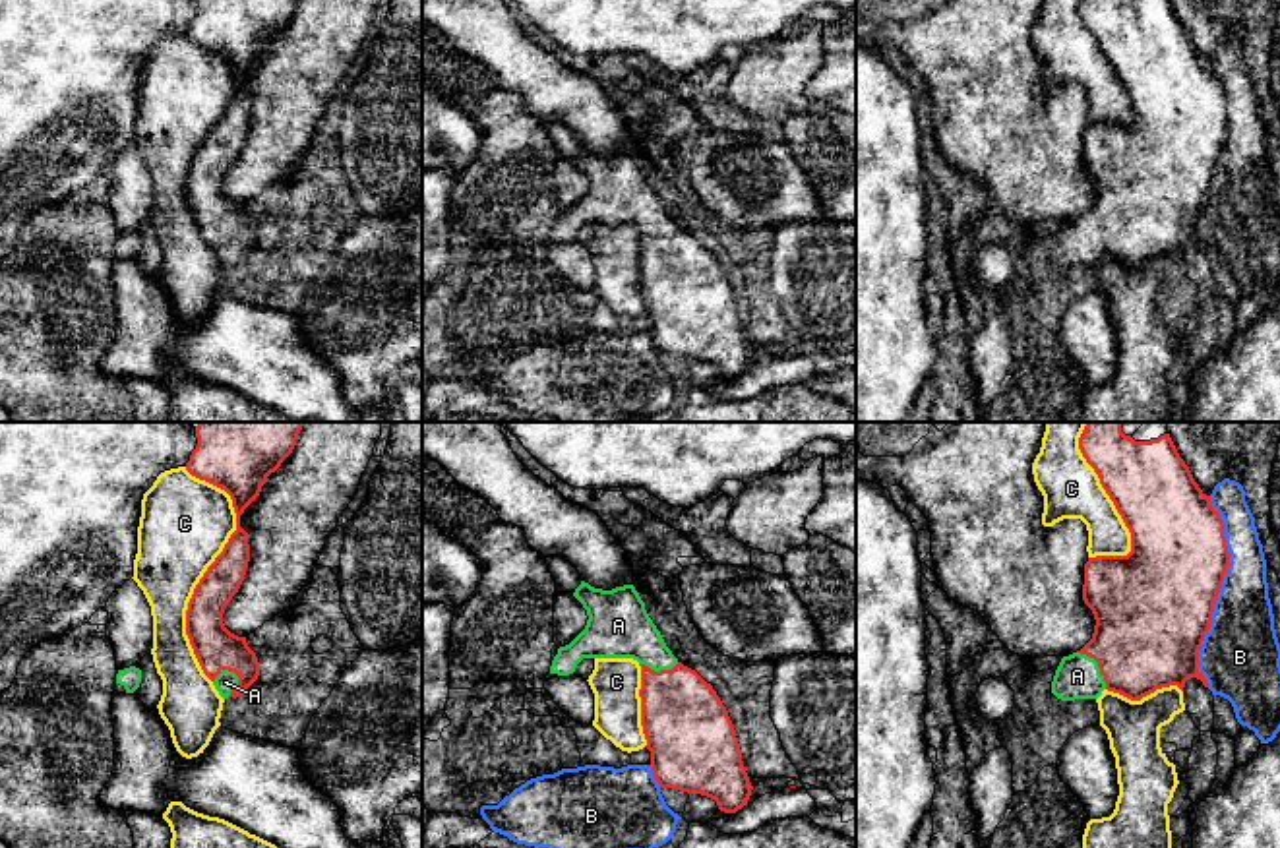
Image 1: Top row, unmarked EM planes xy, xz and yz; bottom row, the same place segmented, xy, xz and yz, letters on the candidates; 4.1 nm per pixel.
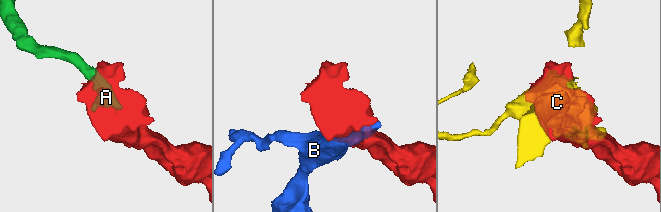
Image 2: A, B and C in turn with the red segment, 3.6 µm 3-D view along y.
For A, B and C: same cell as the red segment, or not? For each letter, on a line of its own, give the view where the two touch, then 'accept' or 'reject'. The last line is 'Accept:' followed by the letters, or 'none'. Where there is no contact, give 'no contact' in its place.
A: xy | accept
B: yz | reject
C: xy | reject
Accept: A

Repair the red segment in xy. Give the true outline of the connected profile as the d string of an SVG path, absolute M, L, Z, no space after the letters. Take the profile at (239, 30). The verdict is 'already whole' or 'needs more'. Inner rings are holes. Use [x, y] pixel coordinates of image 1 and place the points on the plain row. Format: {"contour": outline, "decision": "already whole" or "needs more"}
{"contour": "M196 0L186 37L225 56L236 79L236 97L194 155L186 201L203 240L223 265L236 265L258 246L259 228L246 203L230 199L223 180L238 159L248 128L248 99L240 81L259 62L267 43L292 19L298 0Z", "decision": "needs more"}

